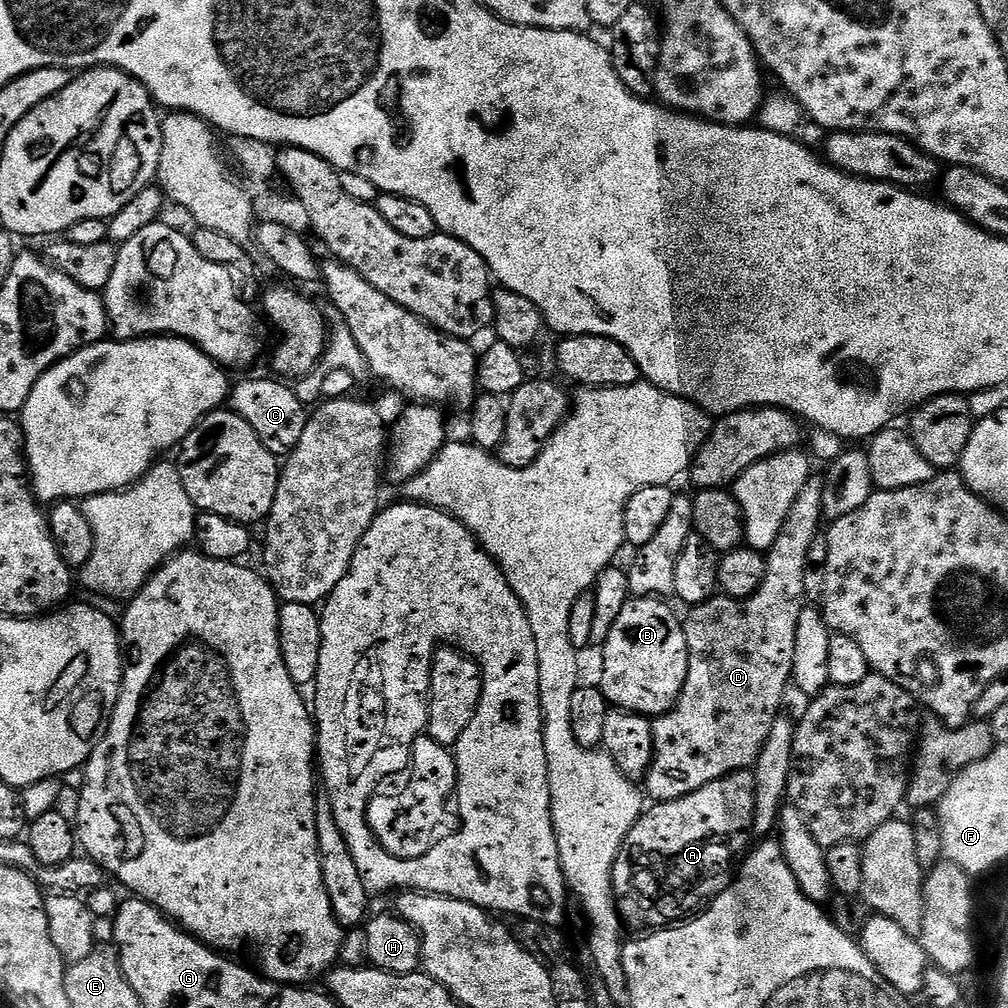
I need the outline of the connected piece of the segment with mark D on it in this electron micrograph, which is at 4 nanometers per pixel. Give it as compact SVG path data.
M813 474L806 486L802 486L798 498L794 498L794 506L790 506L790 514L786 514L786 522L782 522L780 536L774 546L767 549L764 581L753 596L744 600L713 598L687 609L688 617L685 615L682 623L690 654L690 670L676 705L664 716L652 720L654 758L642 781L649 801L677 800L723 776L751 769L755 764L766 737L770 735L770 726L774 726L777 716L781 715L784 691L790 688L794 634L798 634L800 611L806 607L804 571L812 543L821 535L824 520L823 489L823 475Z

